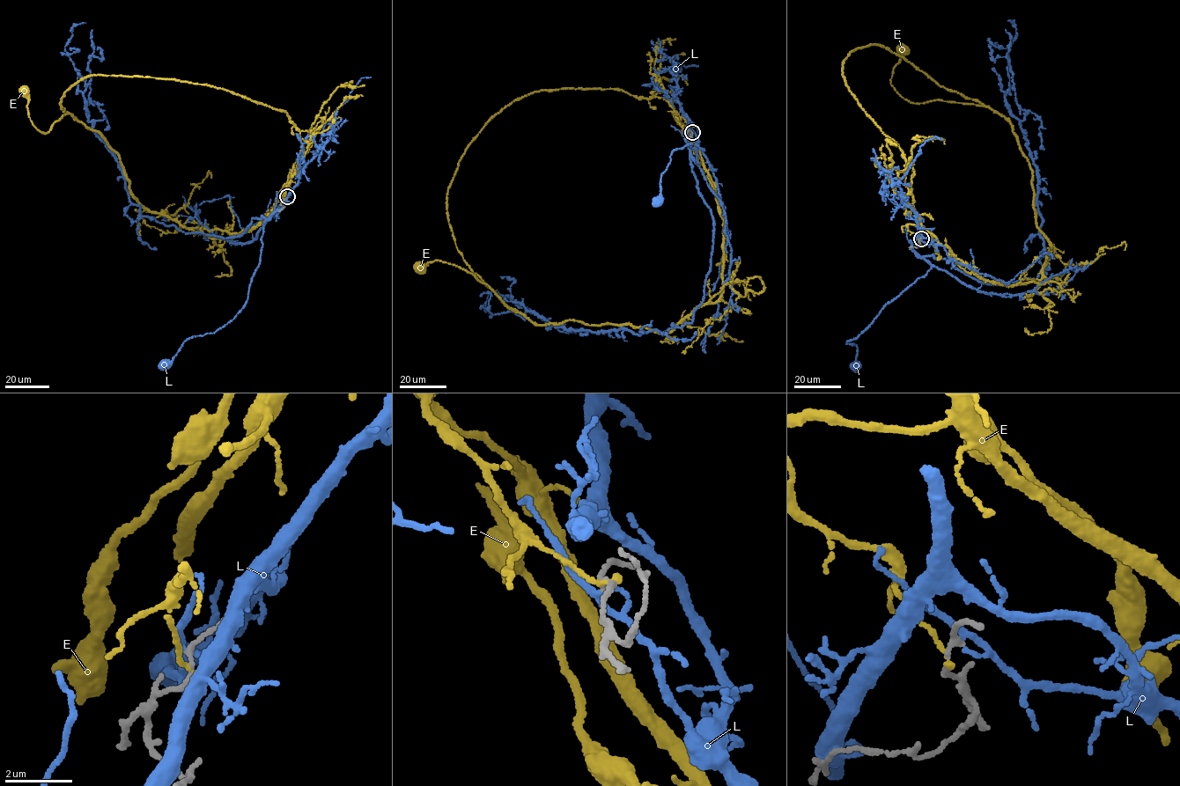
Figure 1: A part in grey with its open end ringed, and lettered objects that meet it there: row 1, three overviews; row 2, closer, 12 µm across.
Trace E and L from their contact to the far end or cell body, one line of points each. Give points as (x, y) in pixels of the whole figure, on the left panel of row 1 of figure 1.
E: (284, 201), (289, 184), (249, 231), (187, 229), (139, 202), (119, 155), (70, 113), (38, 129), (25, 91)
L: (283, 199), (290, 194), (263, 224), (259, 263), (236, 315), (211, 333), (185, 340), (165, 362)

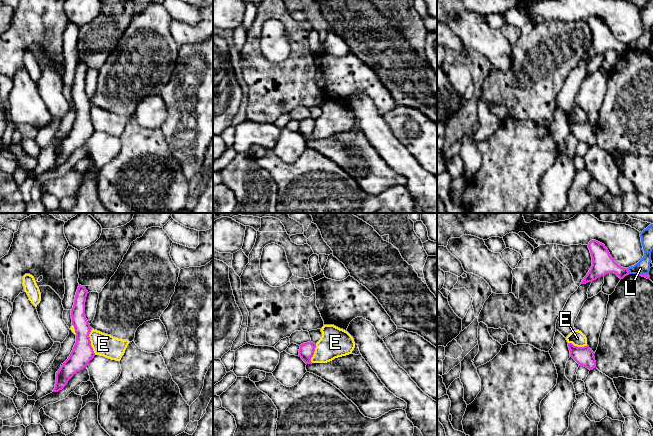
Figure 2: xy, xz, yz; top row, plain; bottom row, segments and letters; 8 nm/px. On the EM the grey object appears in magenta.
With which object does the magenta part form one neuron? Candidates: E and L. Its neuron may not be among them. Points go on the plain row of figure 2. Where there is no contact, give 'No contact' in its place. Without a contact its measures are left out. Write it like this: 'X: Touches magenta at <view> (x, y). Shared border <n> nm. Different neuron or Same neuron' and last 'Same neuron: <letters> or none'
E: Touches magenta at xy (90, 118). Shared border 220 nm. Different neuron
L: Touches magenta at yz (628, 47). Shared border 50 nm. Different neuron
Same neuron: none

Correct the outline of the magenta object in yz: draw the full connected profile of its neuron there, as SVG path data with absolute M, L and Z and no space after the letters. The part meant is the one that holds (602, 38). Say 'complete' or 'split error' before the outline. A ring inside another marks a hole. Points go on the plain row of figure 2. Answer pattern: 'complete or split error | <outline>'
complete | M591 16L588 24L592 33L592 42L581 60L592 58L609 49L616 50L620 55L630 50L628 44L623 44L614 37L604 20Z

